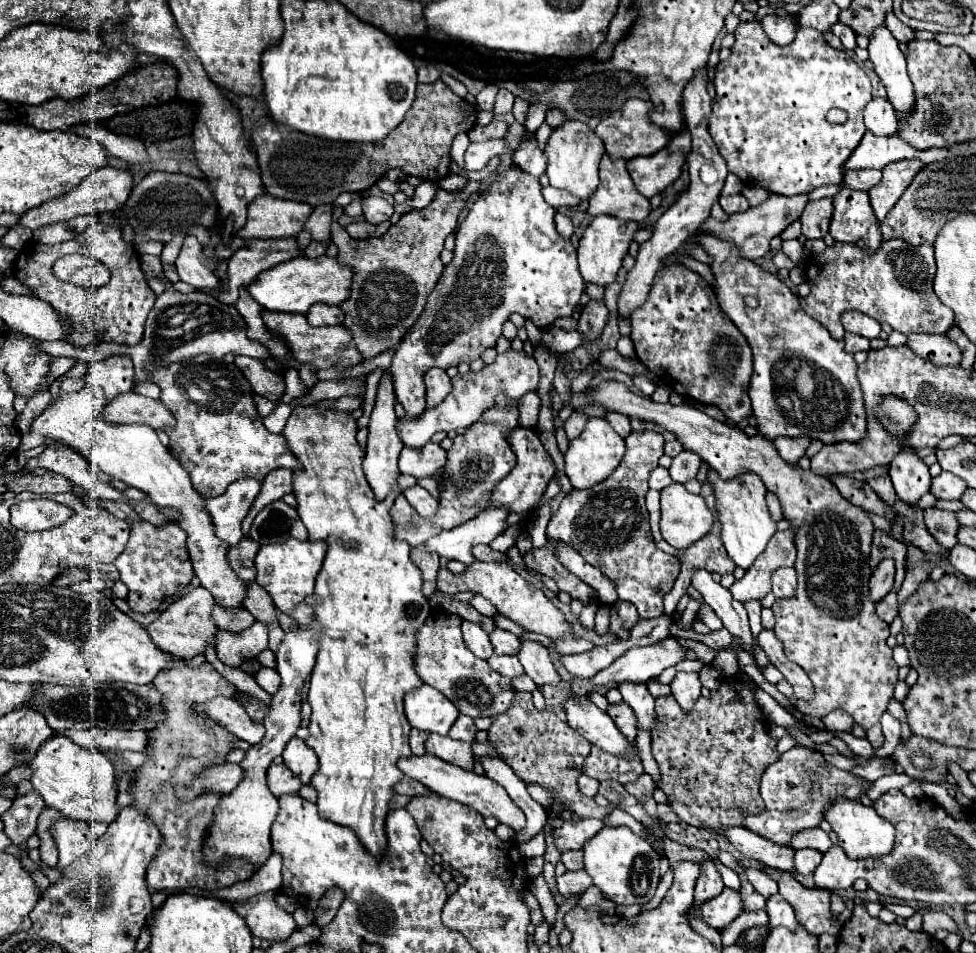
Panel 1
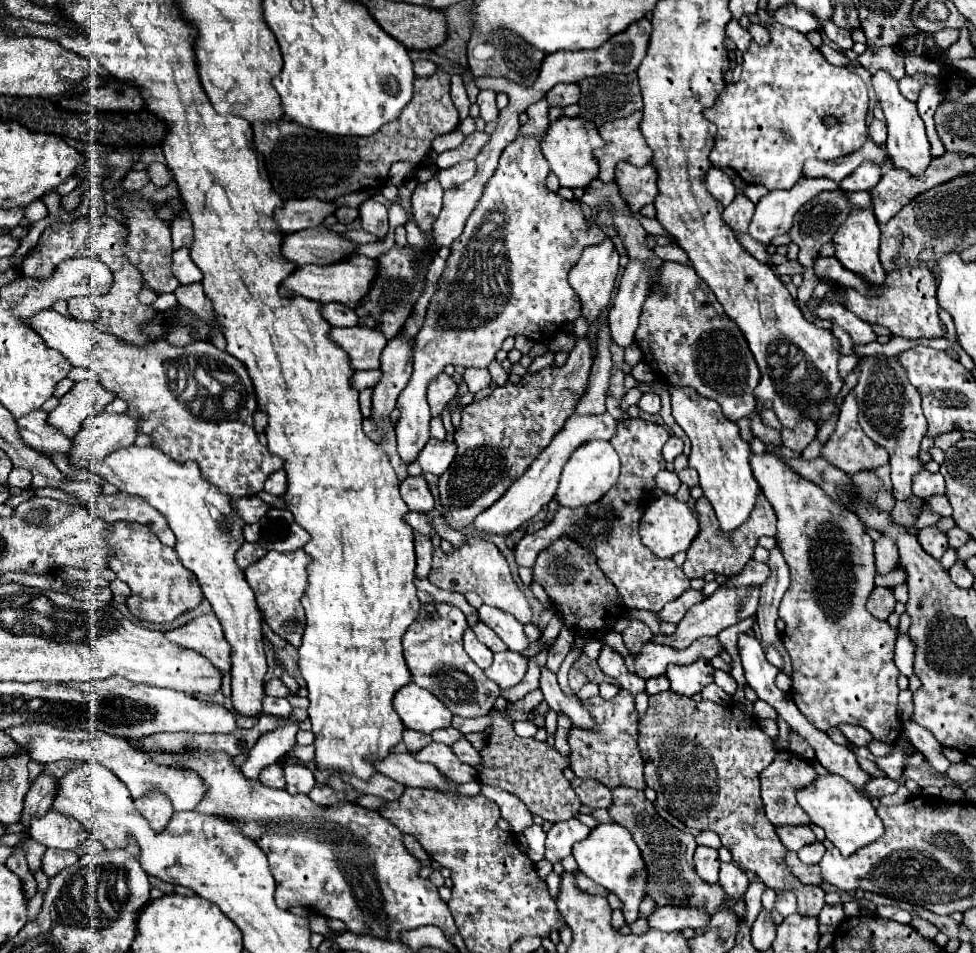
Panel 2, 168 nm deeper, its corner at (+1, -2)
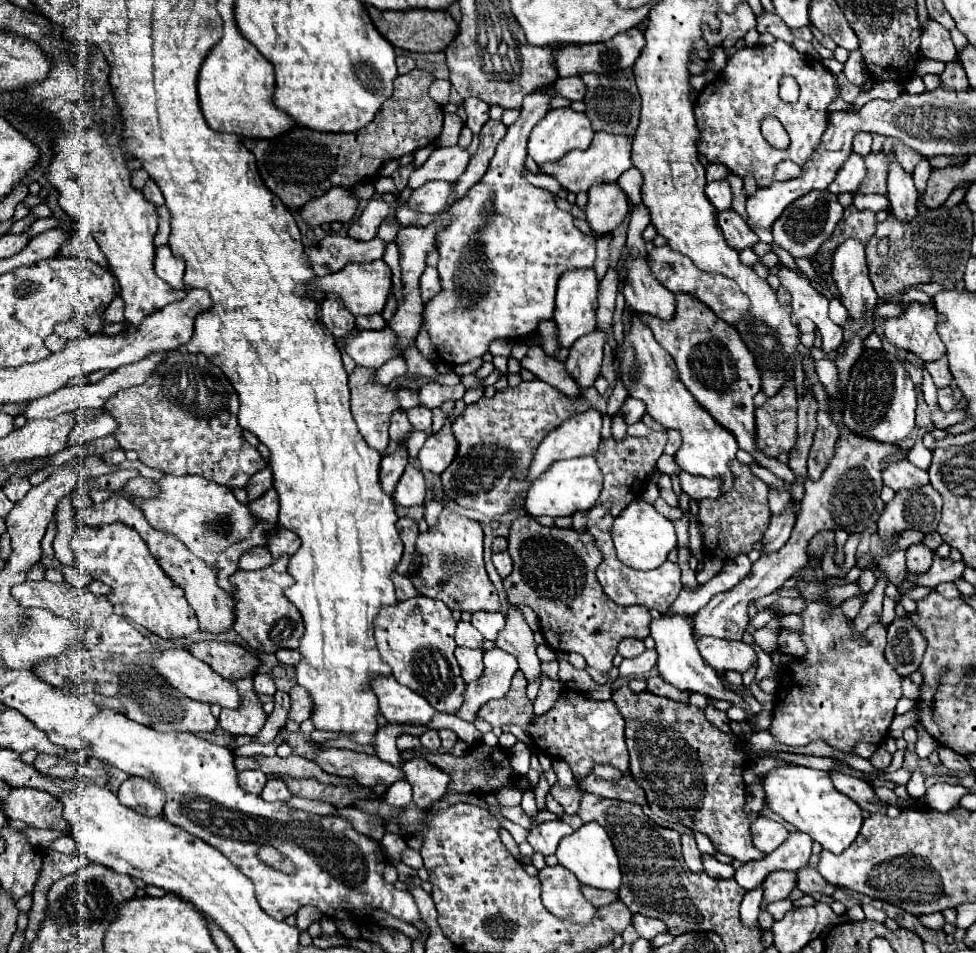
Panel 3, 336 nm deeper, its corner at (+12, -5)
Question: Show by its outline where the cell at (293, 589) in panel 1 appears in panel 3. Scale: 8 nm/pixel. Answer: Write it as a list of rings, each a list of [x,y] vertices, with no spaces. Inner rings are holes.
[[[280,555],[272,565],[258,571],[238,569],[230,575],[230,583],[236,587],[236,623],[234,631],[246,639],[246,643],[262,653],[276,653],[278,649],[296,649],[302,637],[302,617],[298,609],[284,597],[284,591],[292,585],[286,571],[288,555]]]

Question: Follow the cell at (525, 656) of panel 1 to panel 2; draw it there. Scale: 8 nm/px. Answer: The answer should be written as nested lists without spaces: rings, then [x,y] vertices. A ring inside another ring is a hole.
[[[481,606],[479,608],[479,620],[483,624],[487,624],[513,652],[523,652],[529,646],[527,636],[523,636],[523,624],[515,620],[515,616],[499,610],[499,608],[491,608],[491,606]]]

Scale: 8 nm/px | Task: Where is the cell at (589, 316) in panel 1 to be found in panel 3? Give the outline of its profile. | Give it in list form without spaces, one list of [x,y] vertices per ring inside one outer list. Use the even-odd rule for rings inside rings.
[[[538,377],[522,381],[518,387],[496,391],[494,397],[482,397],[480,401],[466,405],[464,413],[452,423],[452,433],[458,439],[458,453],[450,467],[440,475],[444,493],[460,507],[496,519],[506,511],[506,503],[514,499],[514,487],[518,487],[518,479],[526,475],[526,463],[530,463],[530,455],[534,455],[534,447],[544,435],[570,415],[588,409],[590,401],[582,395],[572,399],[556,387],[546,387]]]

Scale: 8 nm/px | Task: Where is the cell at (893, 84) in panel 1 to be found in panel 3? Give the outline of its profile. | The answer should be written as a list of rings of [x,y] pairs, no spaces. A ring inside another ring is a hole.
[[[886,137],[882,153],[890,159],[888,163],[888,201],[892,205],[892,213],[898,219],[910,221],[916,215],[916,185],[908,171],[902,169],[898,159],[894,159],[894,145],[900,143],[894,137]]]

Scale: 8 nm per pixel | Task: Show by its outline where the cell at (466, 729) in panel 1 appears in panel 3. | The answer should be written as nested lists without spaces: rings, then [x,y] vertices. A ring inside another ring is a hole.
[[[426,731],[422,737],[420,737],[422,745],[430,751],[436,751],[440,749],[440,737],[438,737],[438,731]]]

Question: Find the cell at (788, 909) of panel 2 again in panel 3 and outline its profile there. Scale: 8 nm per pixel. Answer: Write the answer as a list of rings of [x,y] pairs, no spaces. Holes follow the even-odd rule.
[[[774,871],[764,879],[764,903],[774,903],[782,901],[790,895],[790,891],[796,887],[794,885],[796,873],[792,871]]]

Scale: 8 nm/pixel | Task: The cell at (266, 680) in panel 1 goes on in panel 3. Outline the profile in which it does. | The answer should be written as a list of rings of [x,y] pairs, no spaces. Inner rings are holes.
[[[256,673],[254,675],[254,687],[256,687],[256,693],[264,693],[264,695],[274,695],[276,687],[274,687],[274,681],[270,675],[260,675]]]

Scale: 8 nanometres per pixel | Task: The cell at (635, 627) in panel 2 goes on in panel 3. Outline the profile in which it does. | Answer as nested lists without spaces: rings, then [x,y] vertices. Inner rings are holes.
[[[626,637],[626,639],[622,639],[620,645],[618,645],[618,653],[620,653],[622,657],[636,657],[636,655],[640,655],[644,649],[646,649],[644,643],[642,643],[640,639],[634,639],[634,637]]]

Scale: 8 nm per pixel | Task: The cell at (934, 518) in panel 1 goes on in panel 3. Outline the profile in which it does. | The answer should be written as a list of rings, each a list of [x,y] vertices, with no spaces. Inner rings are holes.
[[[914,543],[906,551],[906,567],[910,573],[926,573],[934,559],[934,551],[922,543]]]

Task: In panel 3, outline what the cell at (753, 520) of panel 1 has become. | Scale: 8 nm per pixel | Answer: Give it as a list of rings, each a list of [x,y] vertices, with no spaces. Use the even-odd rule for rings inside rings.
[[[632,317],[630,333],[624,335],[624,345],[616,345],[616,357],[620,359],[620,377],[628,389],[628,395],[642,399],[652,419],[664,429],[680,431],[682,445],[676,453],[676,463],[680,465],[680,469],[692,475],[720,479],[722,495],[732,491],[734,475],[730,469],[730,461],[736,459],[738,451],[734,435],[730,435],[730,431],[726,431],[724,427],[718,427],[718,423],[710,419],[710,413],[702,411],[702,407],[694,403],[694,397],[690,395],[690,391],[686,391],[686,387],[682,387],[682,381],[678,379],[674,359],[656,343],[652,331],[636,317]]]

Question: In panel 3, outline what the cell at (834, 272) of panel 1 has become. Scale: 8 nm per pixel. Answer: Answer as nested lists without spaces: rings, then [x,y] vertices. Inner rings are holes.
[[[912,301],[898,317],[884,321],[884,337],[896,347],[912,351],[922,361],[934,361],[946,353],[936,333],[936,321],[934,307]]]

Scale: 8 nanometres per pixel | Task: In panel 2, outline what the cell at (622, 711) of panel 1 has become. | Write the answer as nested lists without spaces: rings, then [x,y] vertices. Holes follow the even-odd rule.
[[[619,690],[619,694],[611,700],[603,700],[599,696],[583,700],[585,708],[589,708],[589,714],[593,720],[597,720],[597,728],[583,730],[573,728],[567,734],[567,742],[571,746],[571,770],[579,778],[593,778],[607,788],[617,786],[631,786],[637,790],[643,790],[647,784],[643,780],[643,760],[637,746],[637,712],[635,712],[635,700],[631,692]]]

